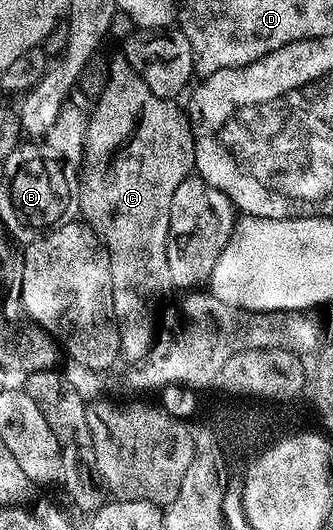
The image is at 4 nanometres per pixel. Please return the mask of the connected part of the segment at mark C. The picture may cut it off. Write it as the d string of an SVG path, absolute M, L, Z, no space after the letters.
M121 54L109 60L107 86L103 86L103 94L95 98L94 104L97 105L93 112L88 113L84 156L79 163L81 189L76 189L75 204L78 209L81 207L80 219L92 228L96 236L101 237L109 259L112 318L119 334L121 356L141 362L154 351L153 327L157 324L157 303L168 292L174 291L171 266L167 266L169 215L175 189L183 178L194 171L193 127L182 105L180 108L170 97L155 94L155 90L151 90L151 86L147 86L147 82L143 82L135 70L131 70Z

